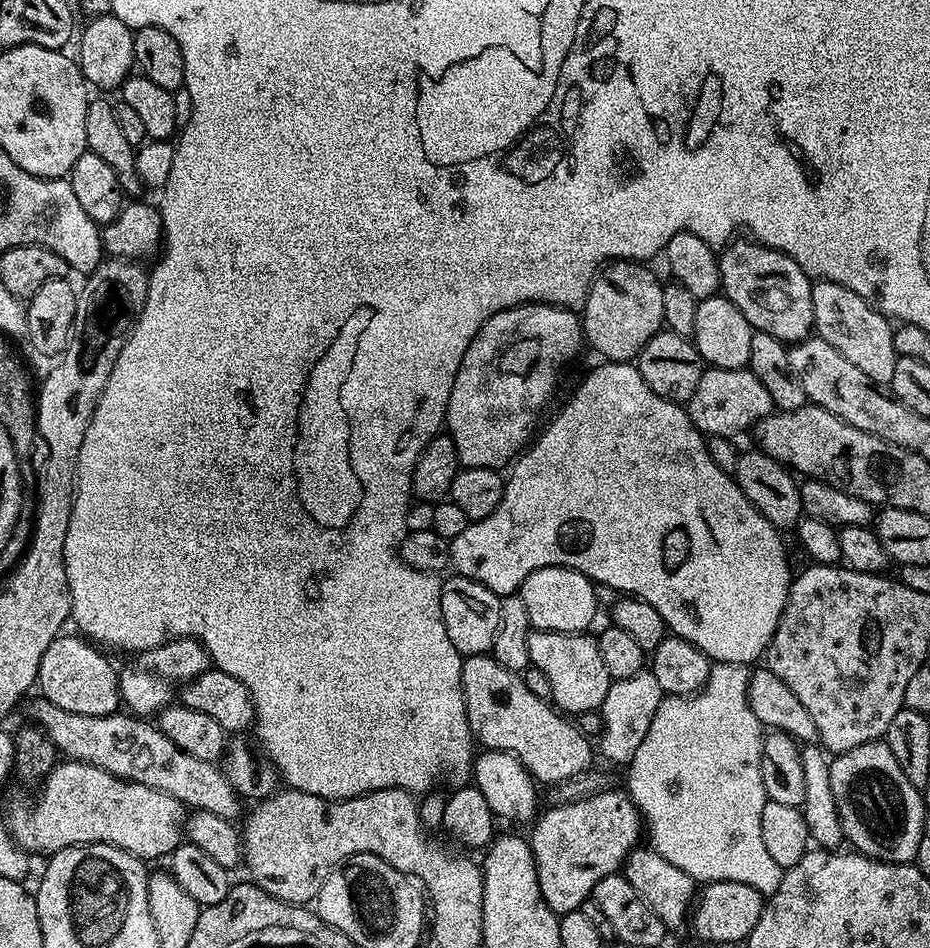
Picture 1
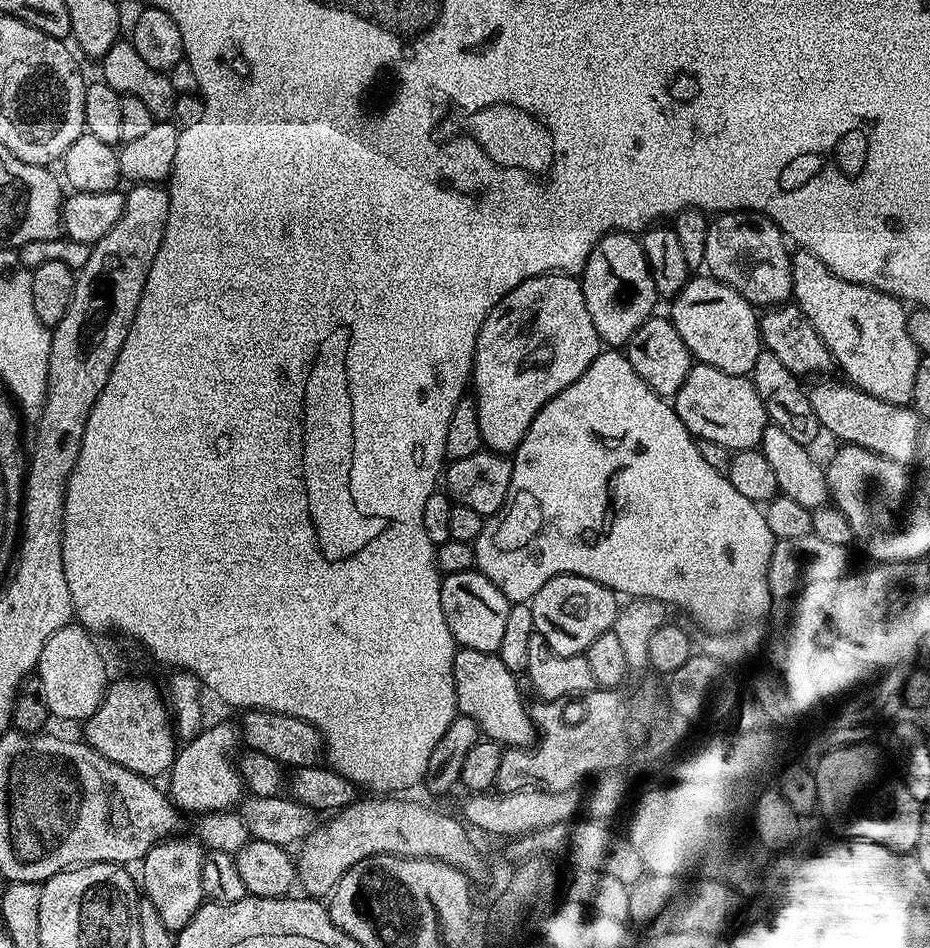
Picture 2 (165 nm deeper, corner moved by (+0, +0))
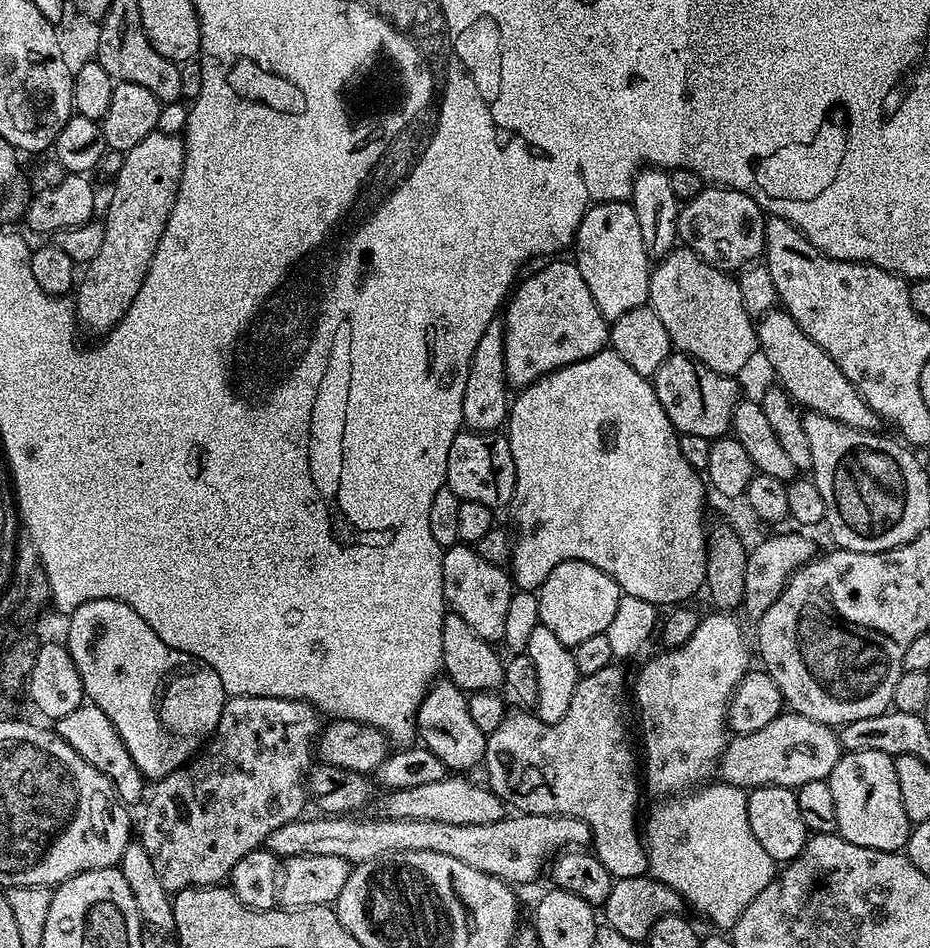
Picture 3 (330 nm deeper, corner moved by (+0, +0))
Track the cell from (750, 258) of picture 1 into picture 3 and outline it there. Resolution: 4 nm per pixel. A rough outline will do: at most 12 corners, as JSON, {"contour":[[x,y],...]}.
{"contour":[[705,186],[676,234],[732,274],[763,257],[754,197]]}

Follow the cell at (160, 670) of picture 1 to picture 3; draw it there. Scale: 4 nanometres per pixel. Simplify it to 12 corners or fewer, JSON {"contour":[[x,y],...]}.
{"contour":[[85,702],[54,731],[132,806],[146,781],[114,722]]}

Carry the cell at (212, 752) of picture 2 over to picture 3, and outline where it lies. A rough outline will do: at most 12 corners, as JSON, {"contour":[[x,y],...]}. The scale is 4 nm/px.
{"contour":[[225,699],[151,785],[139,843],[169,894],[227,881],[305,815],[321,727]]}

